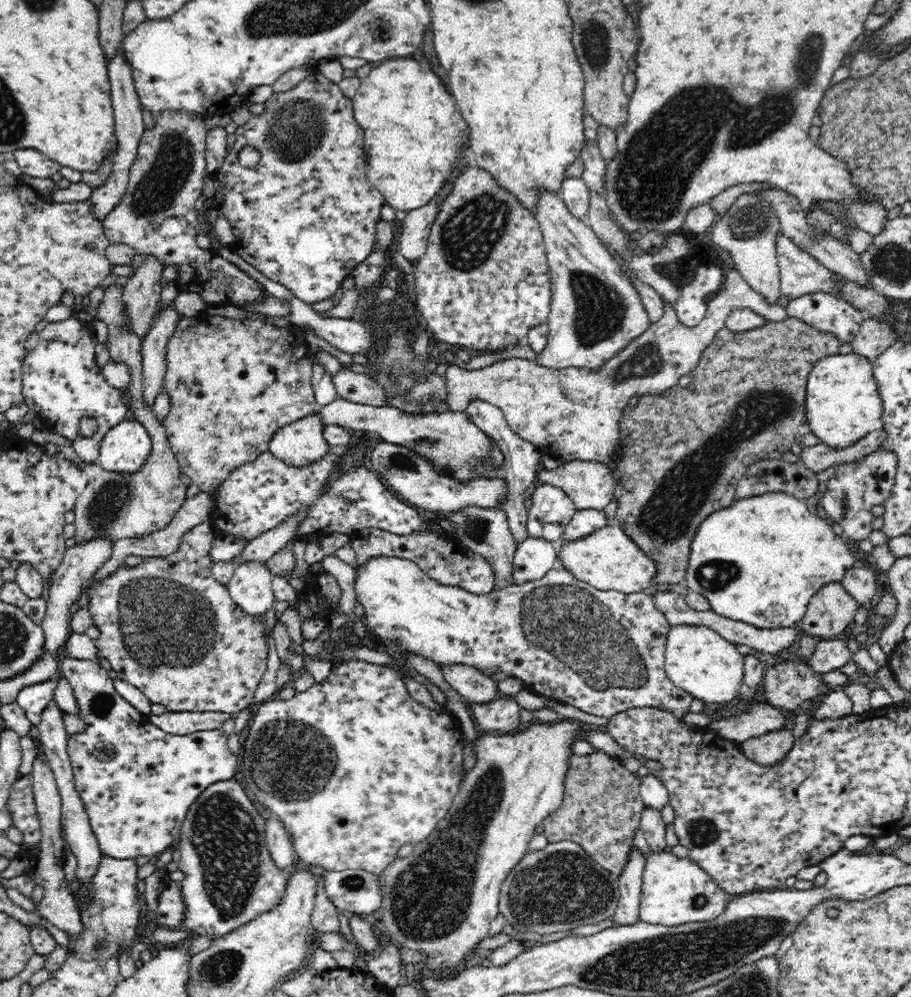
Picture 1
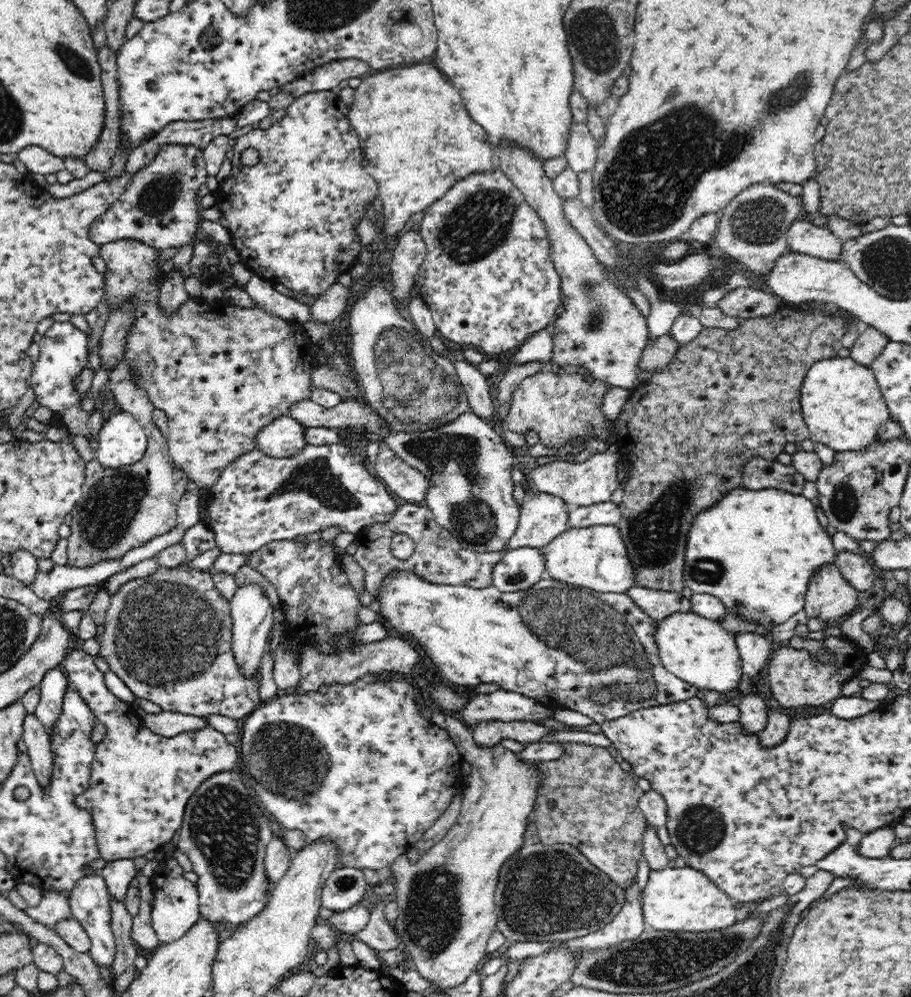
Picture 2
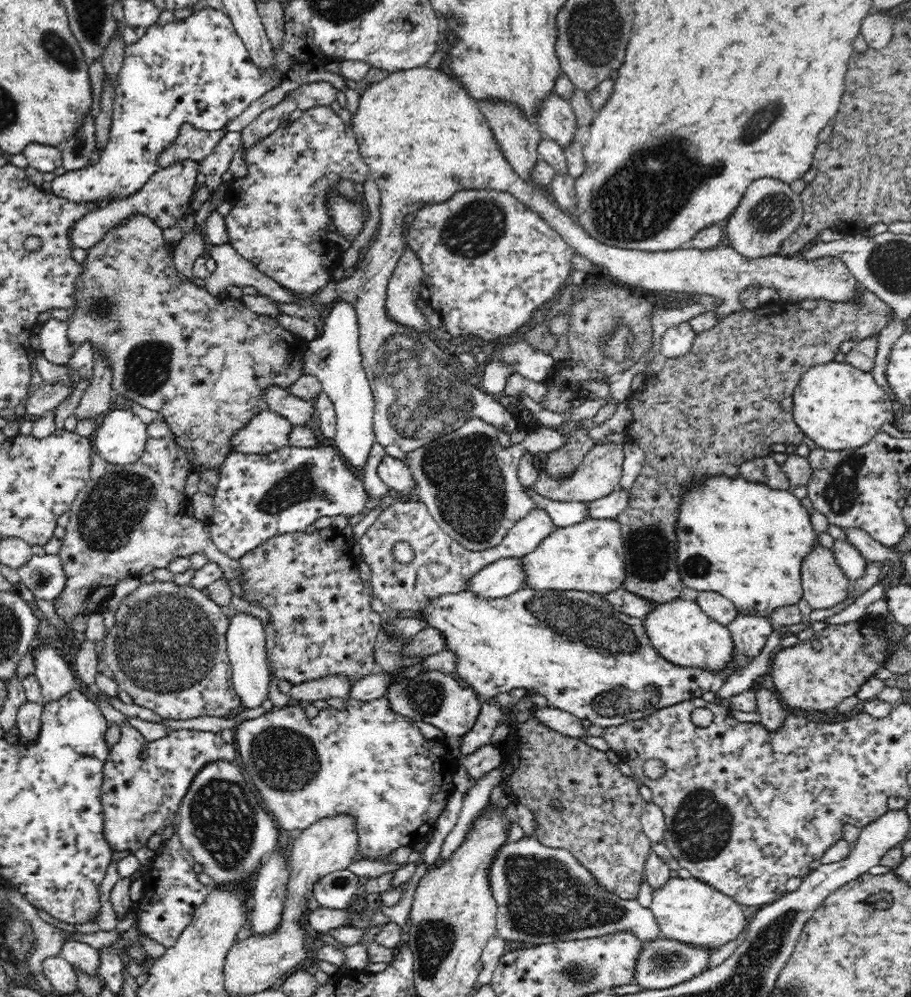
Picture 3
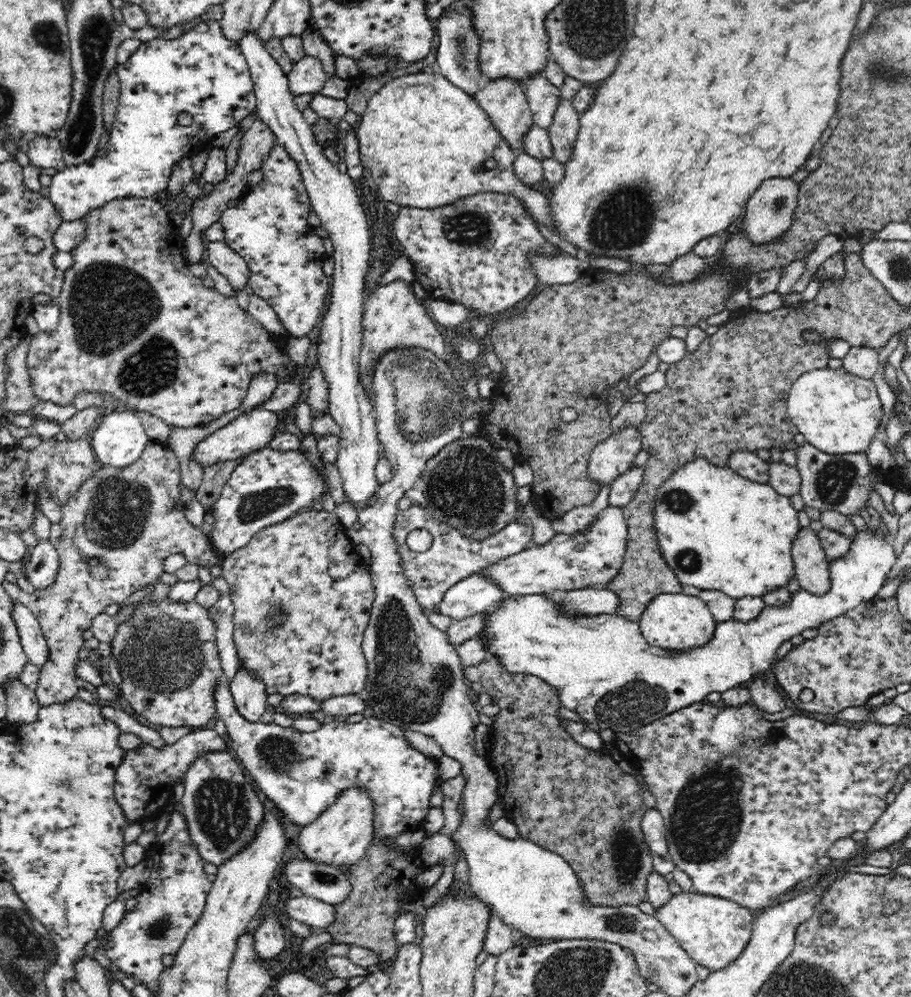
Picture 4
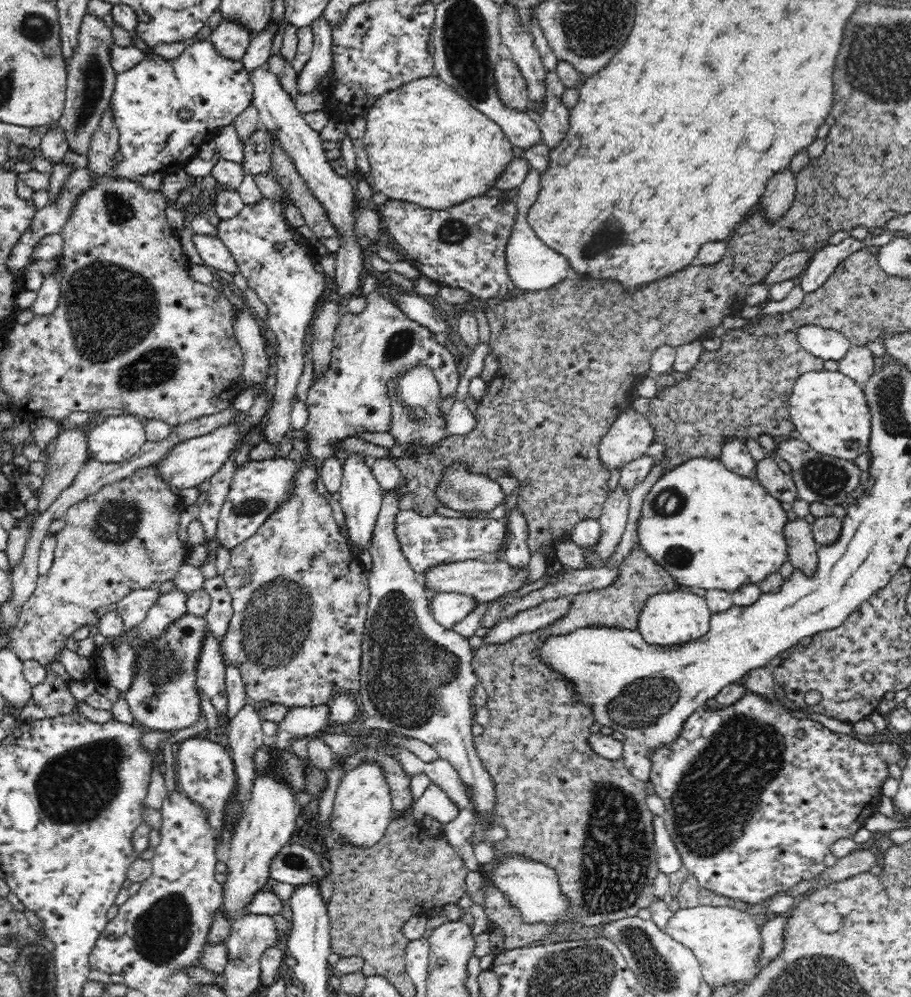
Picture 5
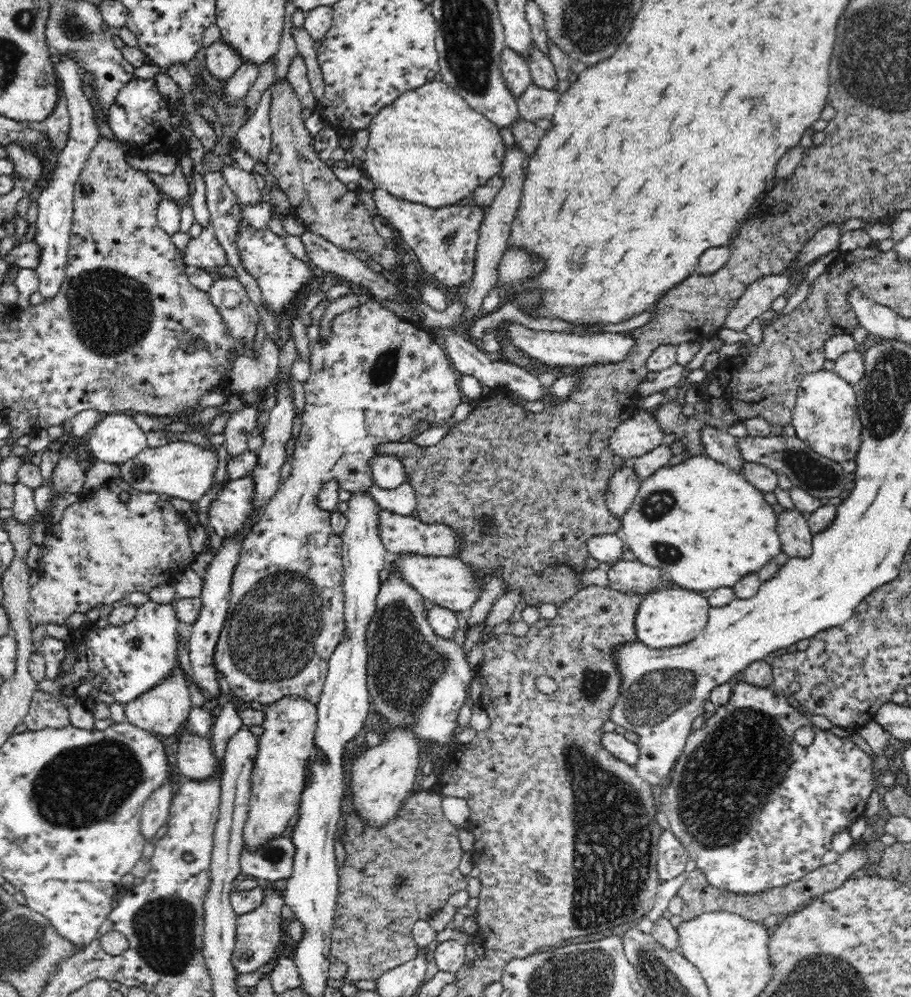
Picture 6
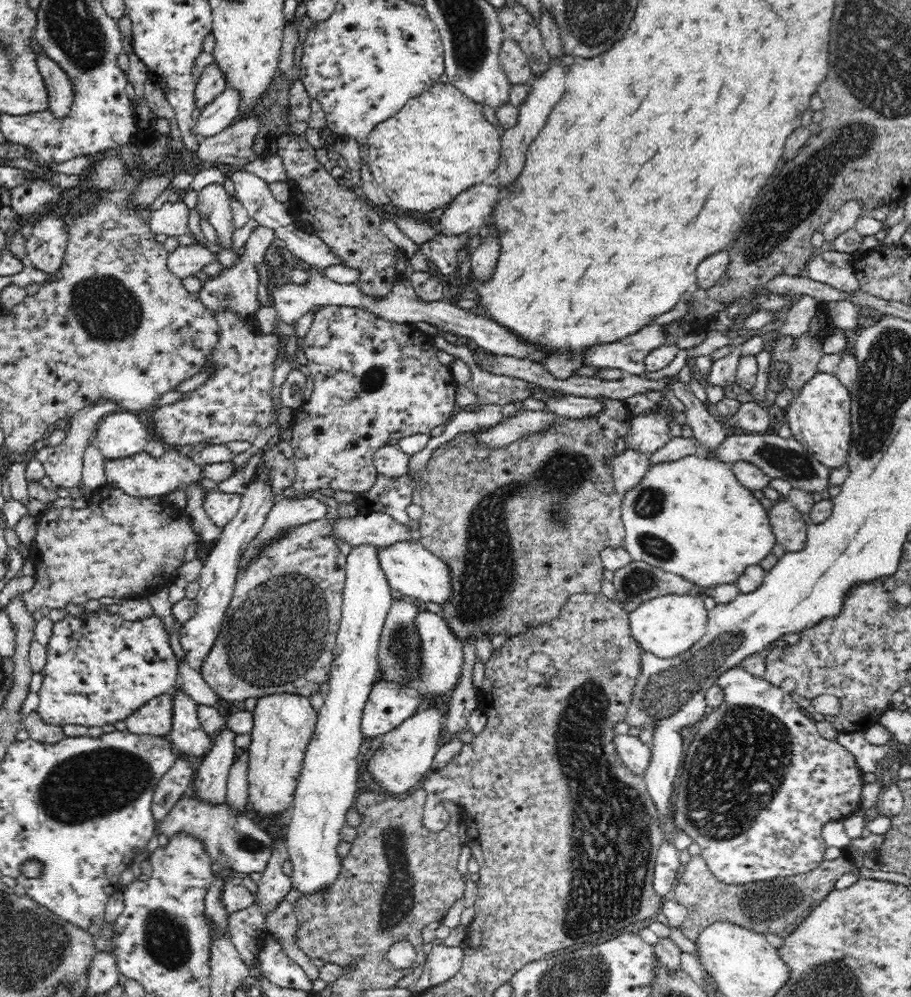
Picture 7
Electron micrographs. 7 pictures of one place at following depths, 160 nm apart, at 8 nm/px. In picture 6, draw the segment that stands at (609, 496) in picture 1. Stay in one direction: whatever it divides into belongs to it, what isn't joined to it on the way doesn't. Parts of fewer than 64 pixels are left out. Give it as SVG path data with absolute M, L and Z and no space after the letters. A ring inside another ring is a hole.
M636 410L610 436L610 451L625 460L634 460L661 446L664 437L652 411Z

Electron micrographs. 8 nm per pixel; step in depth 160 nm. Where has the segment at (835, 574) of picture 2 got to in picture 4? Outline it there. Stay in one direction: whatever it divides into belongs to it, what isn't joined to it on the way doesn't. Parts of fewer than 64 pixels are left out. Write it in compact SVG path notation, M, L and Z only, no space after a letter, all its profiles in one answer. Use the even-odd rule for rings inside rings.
M810 527L798 528L792 546L792 558L799 586L818 596L830 590L830 560L820 545L817 533Z

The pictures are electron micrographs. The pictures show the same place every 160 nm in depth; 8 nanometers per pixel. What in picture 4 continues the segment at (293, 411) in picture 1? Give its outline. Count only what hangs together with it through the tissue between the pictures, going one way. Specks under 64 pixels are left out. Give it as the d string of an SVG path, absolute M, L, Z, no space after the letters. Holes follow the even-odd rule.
M134 197L110 200L101 208L90 210L82 221L86 223L86 230L82 240L74 246L72 253L72 266L64 272L64 282L60 294L56 297L59 304L60 316L54 331L38 331L32 334L28 352L26 354L26 367L32 381L32 393L39 401L48 401L56 406L74 406L74 400L79 393L94 392L104 398L109 394L116 404L121 403L123 409L147 412L160 418L165 424L172 427L202 427L212 420L242 407L242 401L248 390L248 382L254 374L263 370L270 374L286 377L286 364L289 364L288 355L284 349L288 334L276 337L276 343L270 340L271 333L267 332L260 322L256 321L247 310L238 305L232 295L220 293L215 288L206 287L202 279L197 279L188 269L189 262L183 262L183 241L178 230L169 219L169 212L165 204L154 197Z

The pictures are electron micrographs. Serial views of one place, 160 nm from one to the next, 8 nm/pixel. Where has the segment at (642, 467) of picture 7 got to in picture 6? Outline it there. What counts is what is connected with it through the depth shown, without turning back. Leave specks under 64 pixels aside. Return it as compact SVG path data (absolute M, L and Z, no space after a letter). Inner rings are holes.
M633 460L625 461L610 478L606 493L608 510L620 519L624 516L624 512L632 506L641 484L640 477L632 463Z

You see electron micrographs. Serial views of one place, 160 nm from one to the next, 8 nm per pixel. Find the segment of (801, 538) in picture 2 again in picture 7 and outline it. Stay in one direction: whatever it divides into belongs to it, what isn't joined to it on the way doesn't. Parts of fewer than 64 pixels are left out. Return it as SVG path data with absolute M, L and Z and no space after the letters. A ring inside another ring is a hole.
M688 455L678 460L660 462L651 465L651 468L646 472L642 481L634 486L632 490L626 490L626 492L622 494L623 499L621 502L620 517L625 528L624 549L630 553L633 560L642 561L677 574L678 576L693 582L706 593L707 590L718 584L726 584L726 582L735 583L740 574L742 574L748 566L759 564L768 554L771 554L773 546L777 543L777 540L772 532L772 527L768 520L768 513L764 510L764 507L760 505L759 500L754 498L752 491L746 489L739 483L729 466L730 464L725 464L714 458L710 458L710 456L706 458L698 458L696 455Z

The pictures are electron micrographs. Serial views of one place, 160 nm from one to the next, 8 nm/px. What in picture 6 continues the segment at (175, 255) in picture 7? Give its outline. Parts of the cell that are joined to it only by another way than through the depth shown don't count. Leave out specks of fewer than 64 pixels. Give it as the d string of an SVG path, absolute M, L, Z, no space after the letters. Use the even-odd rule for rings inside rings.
M212 224L202 229L198 238L190 239L187 246L180 250L182 263L212 271L226 264L226 253L216 239Z

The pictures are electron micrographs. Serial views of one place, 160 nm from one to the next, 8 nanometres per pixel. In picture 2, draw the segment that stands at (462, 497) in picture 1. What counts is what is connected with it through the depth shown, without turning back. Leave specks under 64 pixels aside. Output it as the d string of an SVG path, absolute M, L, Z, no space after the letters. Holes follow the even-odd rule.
M378 439L380 451L374 462L374 472L378 480L389 492L394 492L402 500L421 504L428 490L429 480L411 467L392 451L384 440Z

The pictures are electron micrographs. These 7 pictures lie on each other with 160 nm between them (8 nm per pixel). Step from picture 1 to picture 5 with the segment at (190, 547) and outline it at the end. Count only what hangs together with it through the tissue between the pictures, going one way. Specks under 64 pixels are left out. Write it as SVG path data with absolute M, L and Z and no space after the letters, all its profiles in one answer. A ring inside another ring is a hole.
M187 612L175 620L159 639L141 650L133 683L125 697L135 724L145 730L164 732L196 724L201 711L196 691L196 662L206 628L205 617L198 618Z

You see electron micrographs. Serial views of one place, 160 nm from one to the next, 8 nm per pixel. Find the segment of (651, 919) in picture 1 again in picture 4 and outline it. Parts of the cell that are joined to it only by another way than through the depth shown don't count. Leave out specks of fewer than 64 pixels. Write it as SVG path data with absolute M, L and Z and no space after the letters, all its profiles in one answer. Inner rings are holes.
M692 889L673 896L654 915L697 965L714 973L734 964L746 950L752 938L752 913L753 910L743 908L736 902L698 894Z

